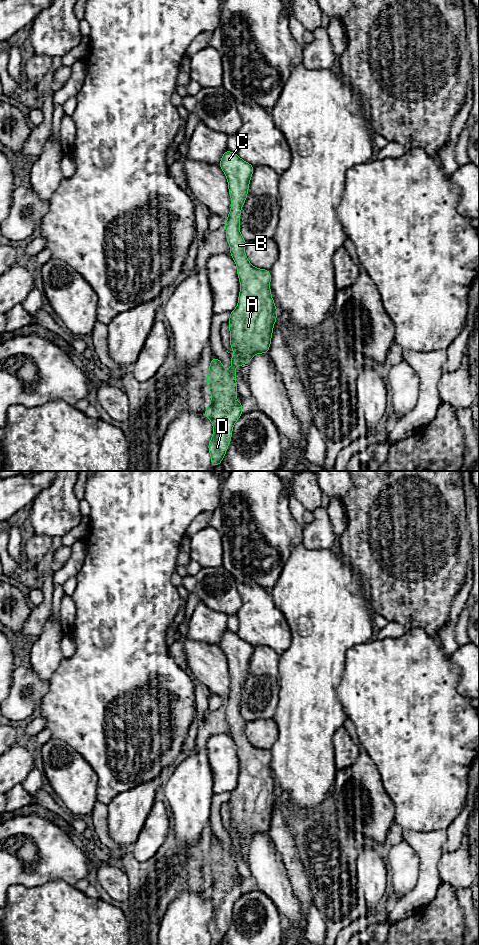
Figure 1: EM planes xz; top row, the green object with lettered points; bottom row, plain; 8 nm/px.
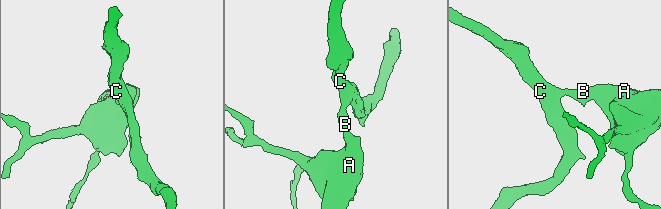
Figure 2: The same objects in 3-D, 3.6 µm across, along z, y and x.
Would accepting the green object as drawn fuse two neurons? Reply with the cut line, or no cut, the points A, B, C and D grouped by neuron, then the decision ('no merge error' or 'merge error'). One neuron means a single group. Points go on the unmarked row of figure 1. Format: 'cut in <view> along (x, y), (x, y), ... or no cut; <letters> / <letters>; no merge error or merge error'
no cut; A B C D; no merge error

